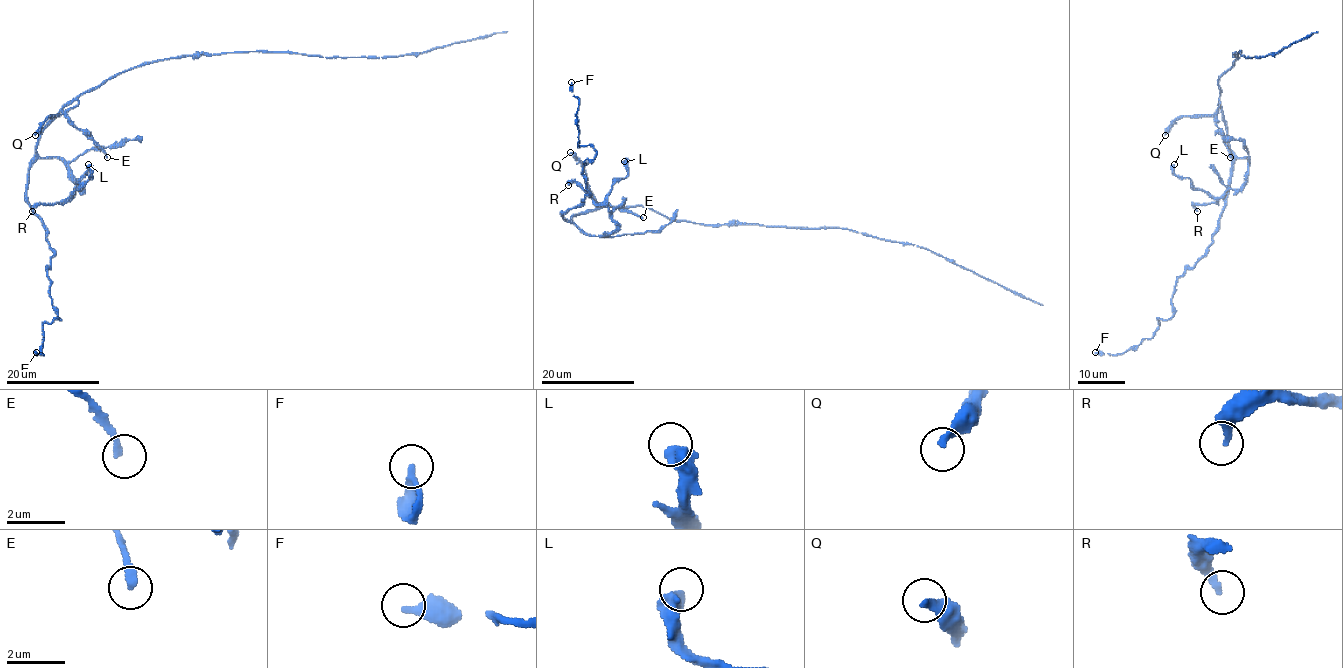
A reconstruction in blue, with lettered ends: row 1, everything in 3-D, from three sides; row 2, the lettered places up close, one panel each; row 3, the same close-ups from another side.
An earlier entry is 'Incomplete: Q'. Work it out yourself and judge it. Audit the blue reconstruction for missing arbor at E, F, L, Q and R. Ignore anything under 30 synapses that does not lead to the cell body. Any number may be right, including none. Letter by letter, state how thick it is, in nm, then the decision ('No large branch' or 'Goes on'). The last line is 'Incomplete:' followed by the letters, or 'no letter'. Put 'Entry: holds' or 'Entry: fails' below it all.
E: Thickness 260 nm. No large branch
F: Thickness 260 nm. No large branch
L: Thickness 460 nm. No large branch
Q: Thickness 300 nm. No large branch
R: Thickness 280 nm. No large branch
Incomplete: no letter
Entry: fails

